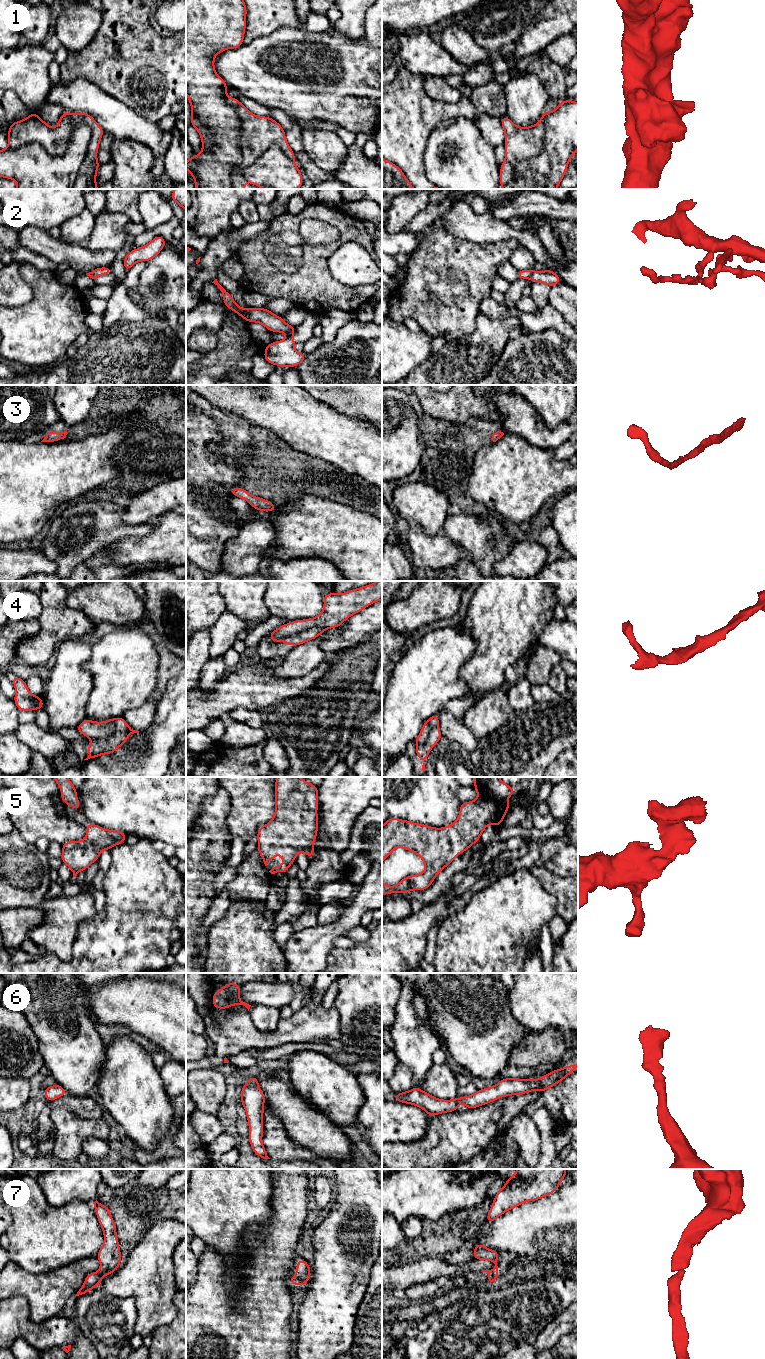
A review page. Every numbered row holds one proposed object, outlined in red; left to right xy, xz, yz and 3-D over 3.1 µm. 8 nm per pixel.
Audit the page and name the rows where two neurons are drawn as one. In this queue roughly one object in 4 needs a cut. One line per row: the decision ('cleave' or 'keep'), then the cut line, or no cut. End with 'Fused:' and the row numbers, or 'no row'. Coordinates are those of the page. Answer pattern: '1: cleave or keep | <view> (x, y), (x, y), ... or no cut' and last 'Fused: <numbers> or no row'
1: cleave | xy (92, 129), (70, 121), (59, 155), (36, 143), (8, 148)
2: cleave | yz (533, 270), (529, 278)
3: keep | no cut
4: cleave | xz (324, 629), (310, 627), (288, 635), (283, 640)
5: keep | no cut
6: keep | no cut
7: keep | no cut
Fused: 1, 2, 4

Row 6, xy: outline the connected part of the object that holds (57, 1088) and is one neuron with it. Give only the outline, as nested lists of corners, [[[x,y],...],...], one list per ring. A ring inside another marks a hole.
[[[58,1083],[51,1087],[44,1088],[44,1095],[47,1099],[47,1102],[53,1101],[66,1094],[68,1094],[68,1092]]]

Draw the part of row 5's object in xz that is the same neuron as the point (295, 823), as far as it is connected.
[[[276,777],[275,782],[275,814],[272,820],[261,826],[257,832],[258,847],[257,850],[263,859],[265,866],[269,860],[273,860],[277,855],[277,850],[280,850],[280,857],[285,860],[284,864],[273,867],[269,872],[275,874],[277,872],[287,873],[290,865],[295,862],[296,855],[299,852],[304,852],[309,859],[316,852],[311,845],[315,843],[318,832],[318,789],[319,787],[310,784],[300,777]]]

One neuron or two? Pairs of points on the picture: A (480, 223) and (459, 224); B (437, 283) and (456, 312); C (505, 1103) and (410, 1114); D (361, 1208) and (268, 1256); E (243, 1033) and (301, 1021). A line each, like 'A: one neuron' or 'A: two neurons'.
A: one neuron
B: one neuron
C: two neurons
D: two neurons
E: one neuron

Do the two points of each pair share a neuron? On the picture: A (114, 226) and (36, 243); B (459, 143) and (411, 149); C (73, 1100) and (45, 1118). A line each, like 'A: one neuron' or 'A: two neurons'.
A: two neurons
B: two neurons
C: one neuron

